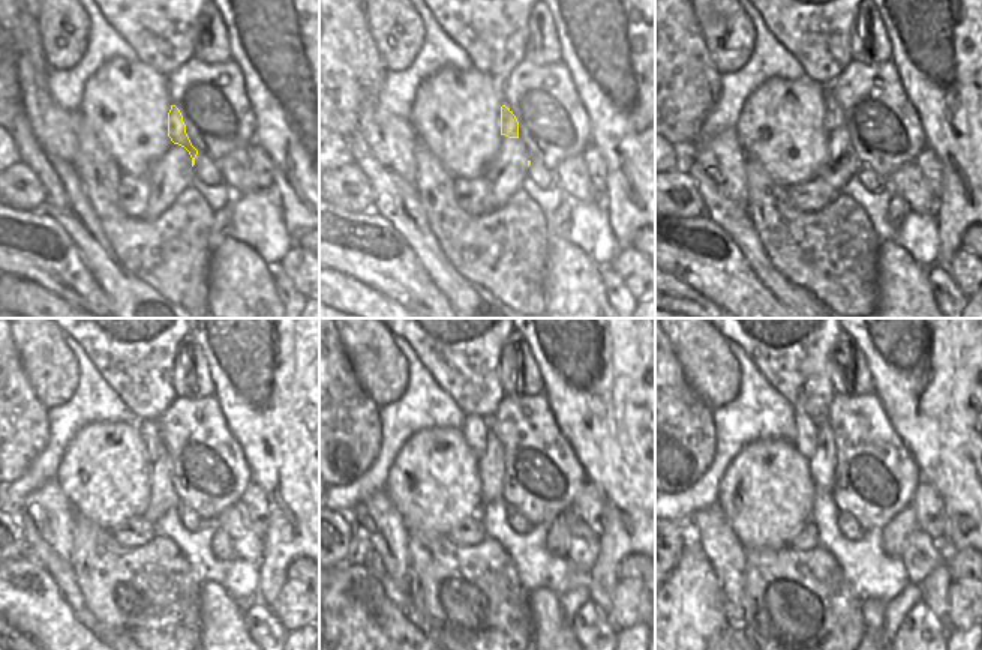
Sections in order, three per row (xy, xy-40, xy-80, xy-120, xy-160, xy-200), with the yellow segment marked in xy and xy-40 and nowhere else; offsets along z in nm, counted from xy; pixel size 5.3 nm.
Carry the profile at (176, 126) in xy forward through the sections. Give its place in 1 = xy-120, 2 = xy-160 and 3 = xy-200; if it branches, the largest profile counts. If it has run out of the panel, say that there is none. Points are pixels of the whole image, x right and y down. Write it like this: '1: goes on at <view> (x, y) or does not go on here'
1: goes on at xy-120 (155, 443)
2: goes on at xy-160 (474, 428)
3: goes on at xy-200 (805, 439)

